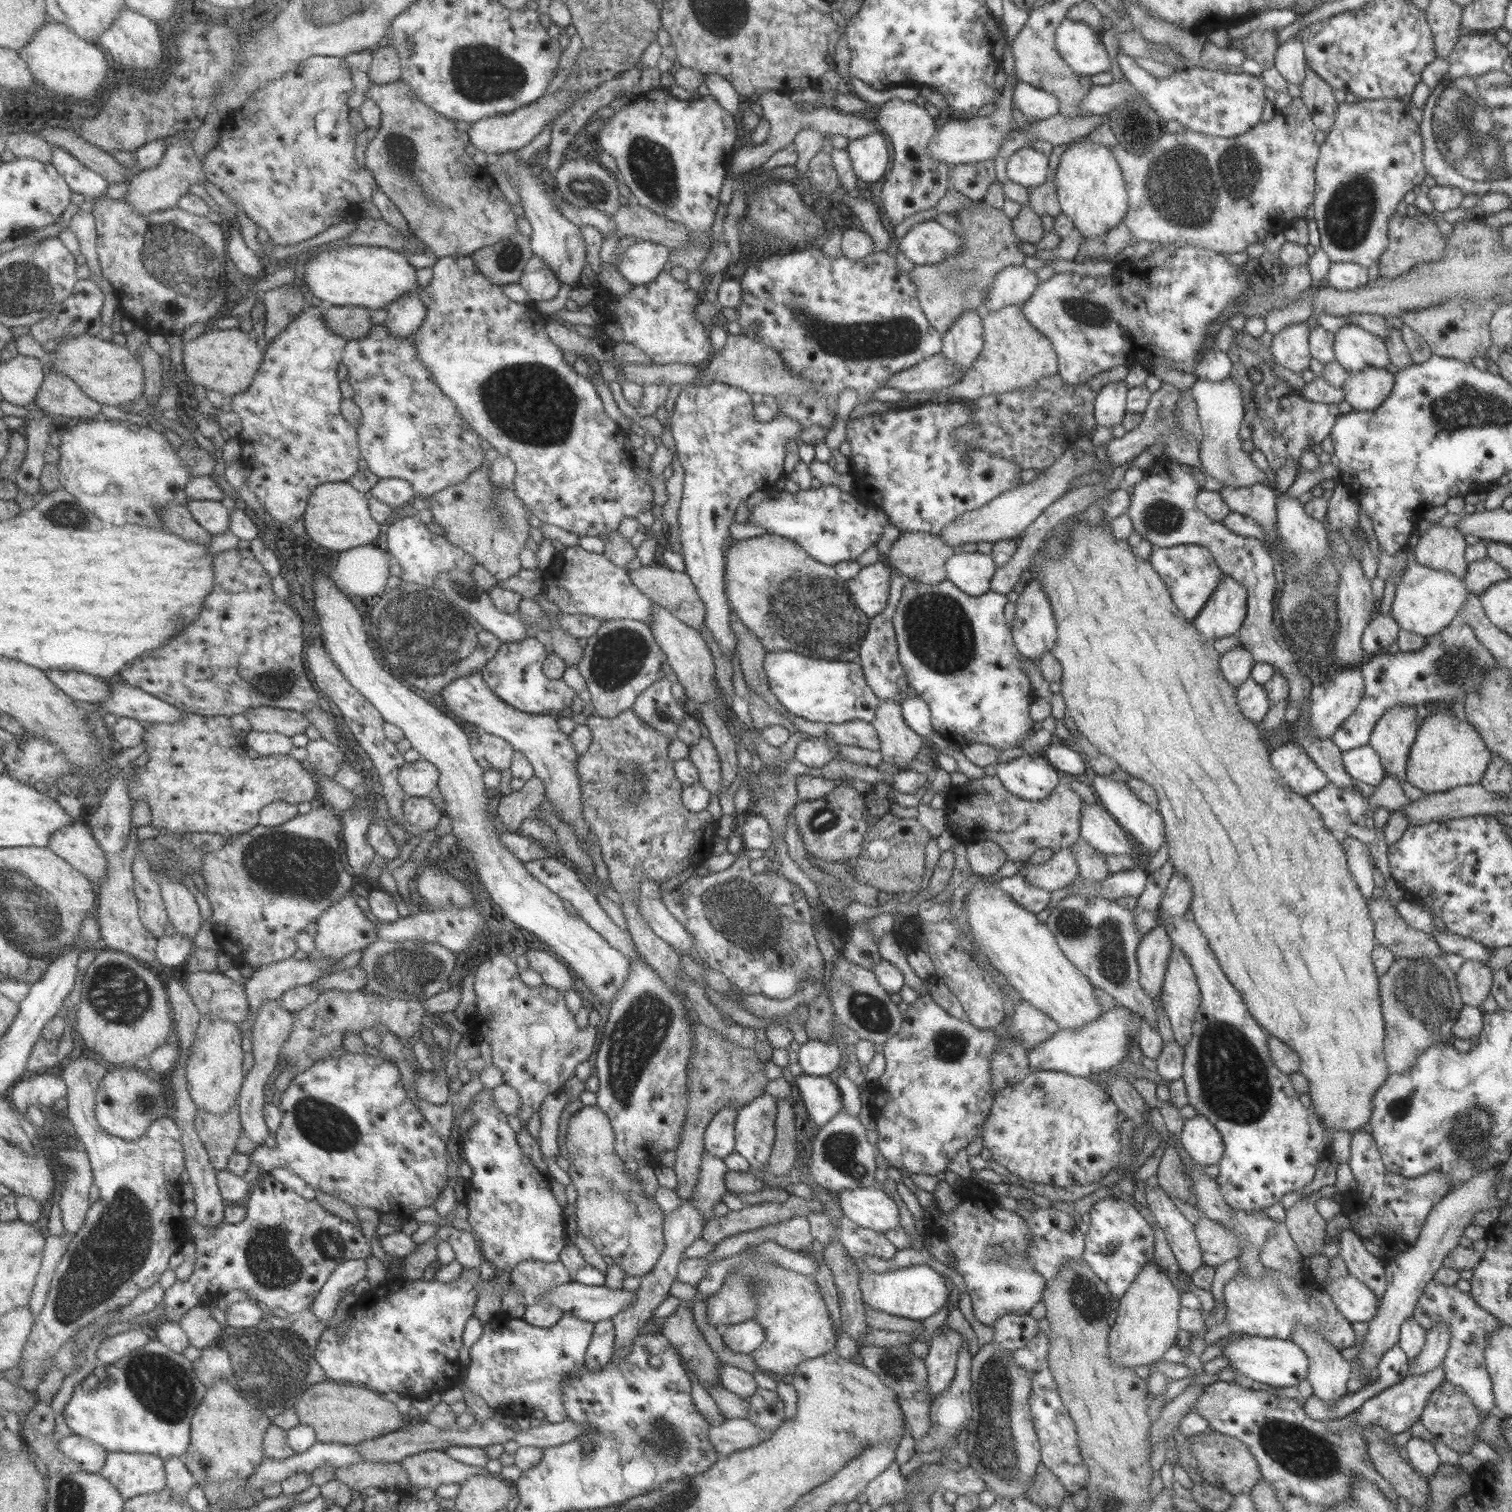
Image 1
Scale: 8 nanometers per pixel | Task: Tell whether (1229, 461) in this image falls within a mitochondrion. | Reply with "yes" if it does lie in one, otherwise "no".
yes

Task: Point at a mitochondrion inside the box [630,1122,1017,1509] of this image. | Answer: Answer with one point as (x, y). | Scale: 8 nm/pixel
(666, 1441)

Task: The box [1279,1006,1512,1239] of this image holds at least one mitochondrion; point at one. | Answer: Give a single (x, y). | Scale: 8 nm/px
(1471, 1136)

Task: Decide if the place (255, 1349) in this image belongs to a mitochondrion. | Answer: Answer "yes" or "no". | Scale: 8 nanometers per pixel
yes

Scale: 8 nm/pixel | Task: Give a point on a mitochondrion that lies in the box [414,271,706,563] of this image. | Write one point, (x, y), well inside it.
(530, 403)

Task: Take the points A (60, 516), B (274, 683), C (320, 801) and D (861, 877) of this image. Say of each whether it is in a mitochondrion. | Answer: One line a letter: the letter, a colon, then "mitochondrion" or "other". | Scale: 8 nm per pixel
A: mitochondrion
B: mitochondrion
C: other
D: other

